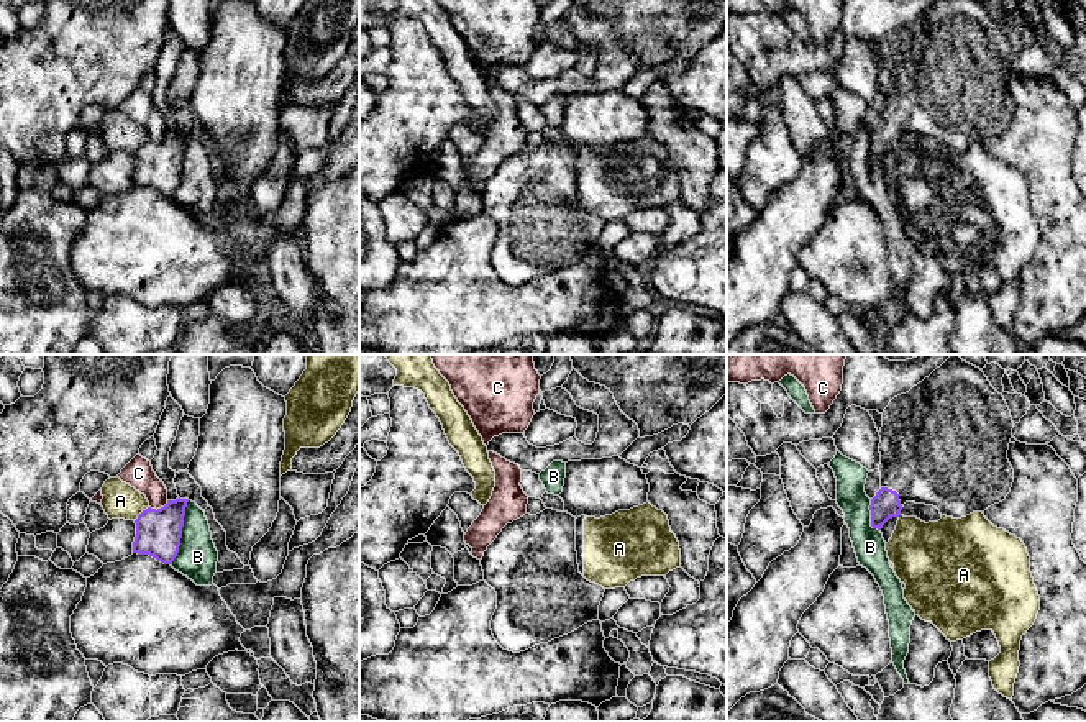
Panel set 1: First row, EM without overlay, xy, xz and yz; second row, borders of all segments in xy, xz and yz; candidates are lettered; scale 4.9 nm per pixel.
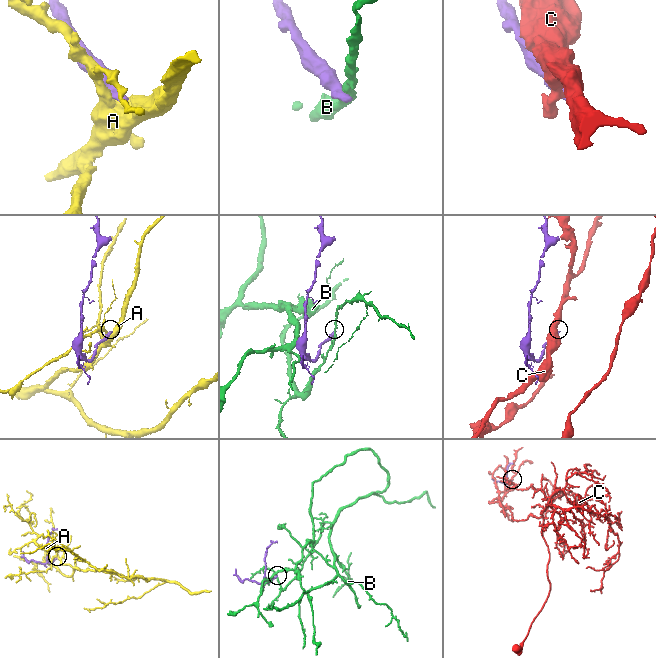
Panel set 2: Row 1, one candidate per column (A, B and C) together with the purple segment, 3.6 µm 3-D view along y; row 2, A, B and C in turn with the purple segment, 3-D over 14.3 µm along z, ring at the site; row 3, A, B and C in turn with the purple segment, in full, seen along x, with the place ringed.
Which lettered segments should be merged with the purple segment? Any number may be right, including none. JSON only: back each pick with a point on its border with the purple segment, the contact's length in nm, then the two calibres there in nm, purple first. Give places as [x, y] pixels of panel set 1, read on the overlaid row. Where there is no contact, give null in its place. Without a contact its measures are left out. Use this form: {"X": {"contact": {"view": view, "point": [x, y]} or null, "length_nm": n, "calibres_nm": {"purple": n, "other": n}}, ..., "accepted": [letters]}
{"accepted": []}

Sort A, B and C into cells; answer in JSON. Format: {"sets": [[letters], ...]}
{"sets": [["A"], ["B"], ["C"]]}

